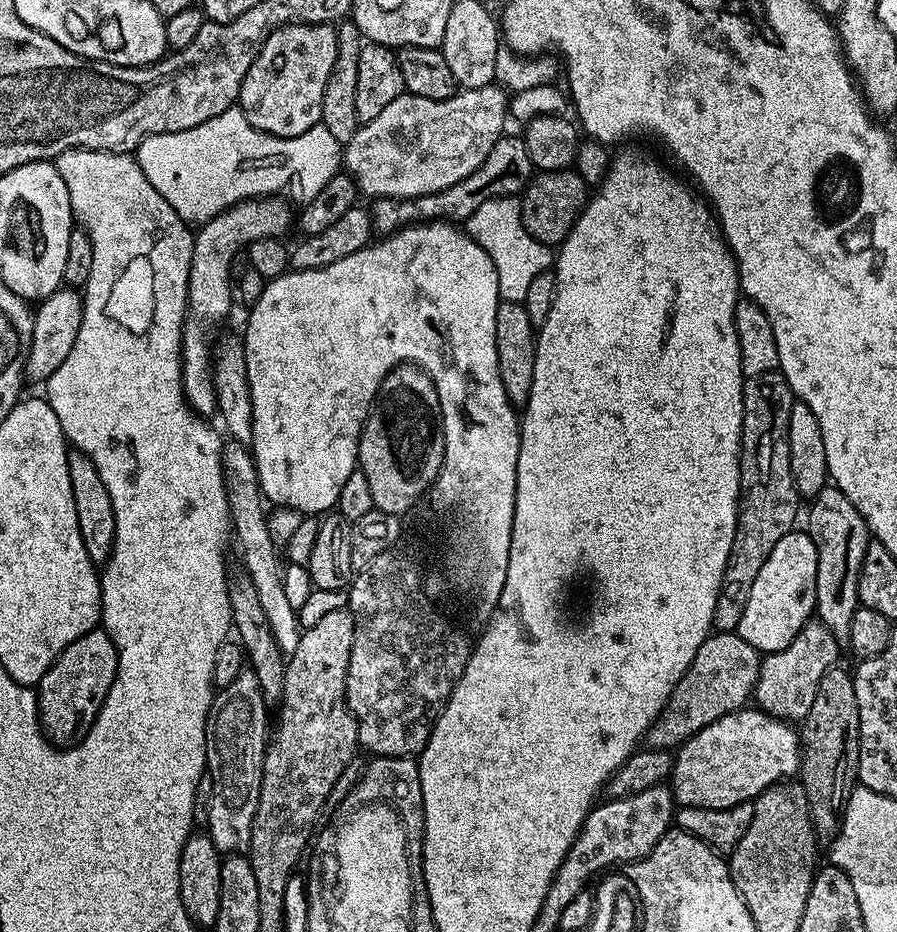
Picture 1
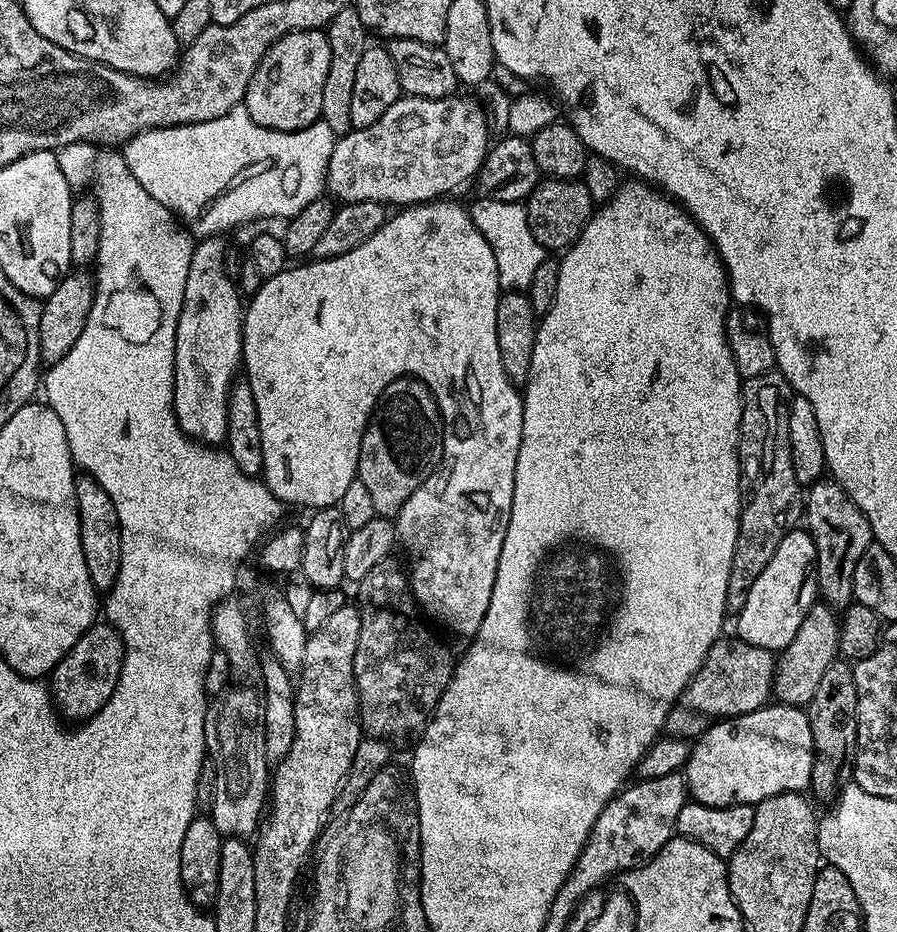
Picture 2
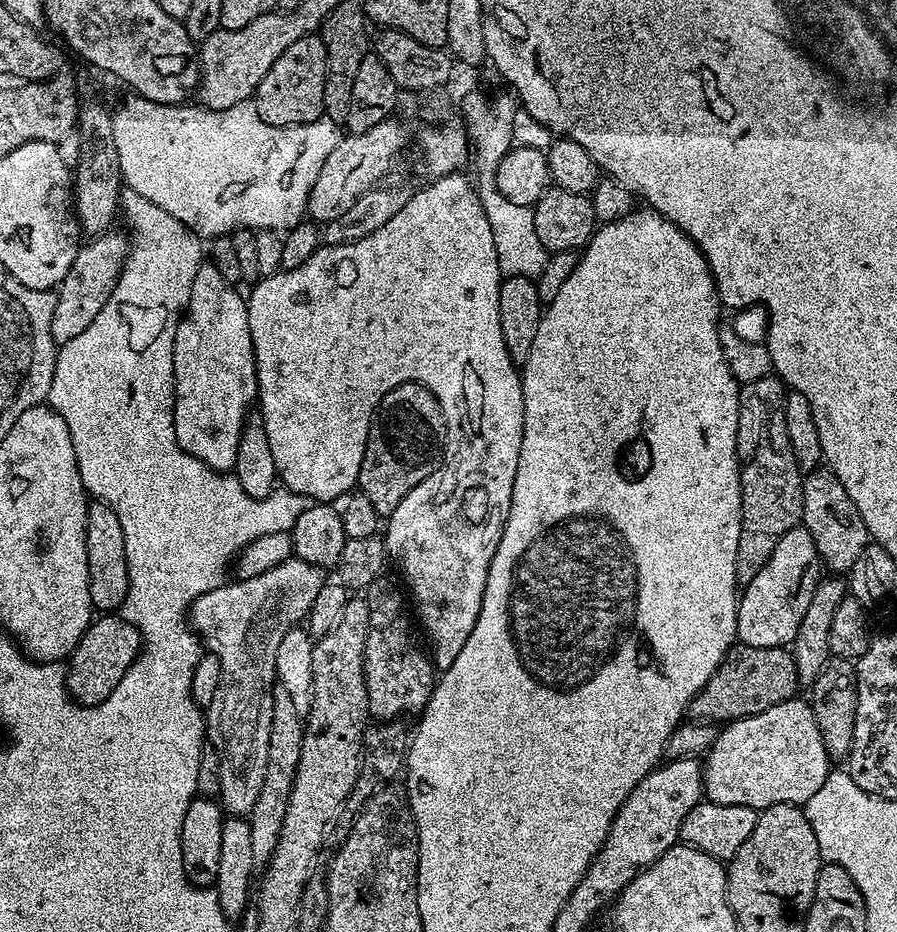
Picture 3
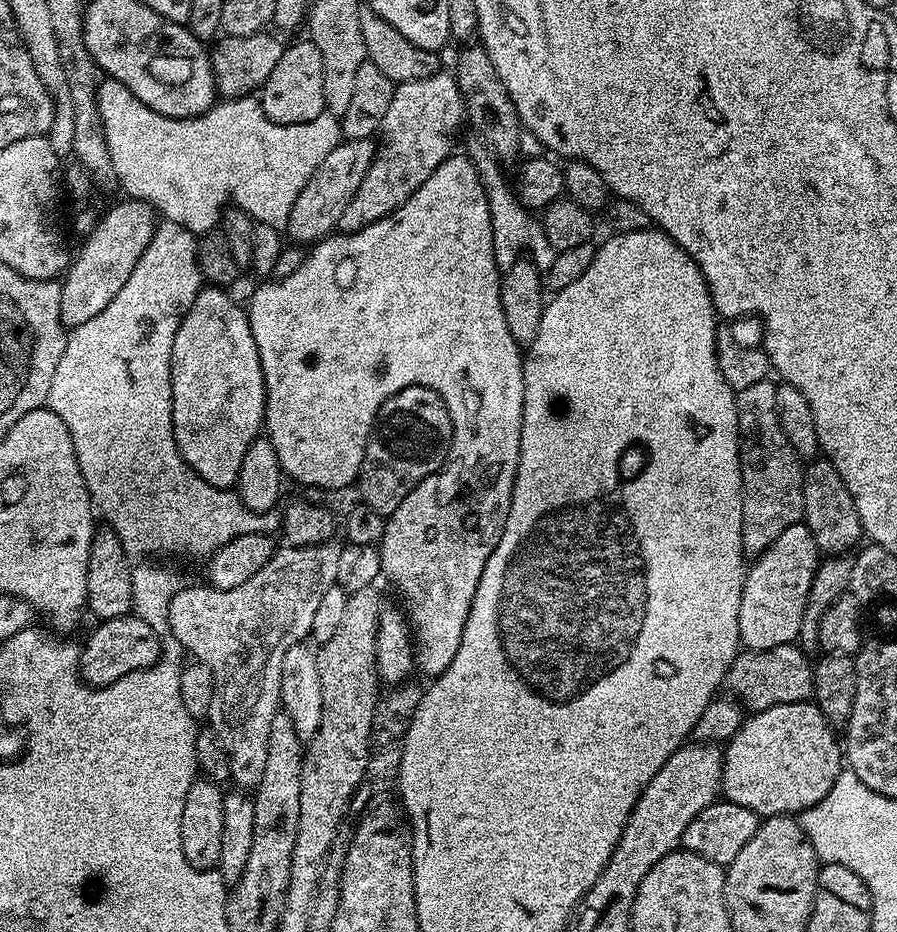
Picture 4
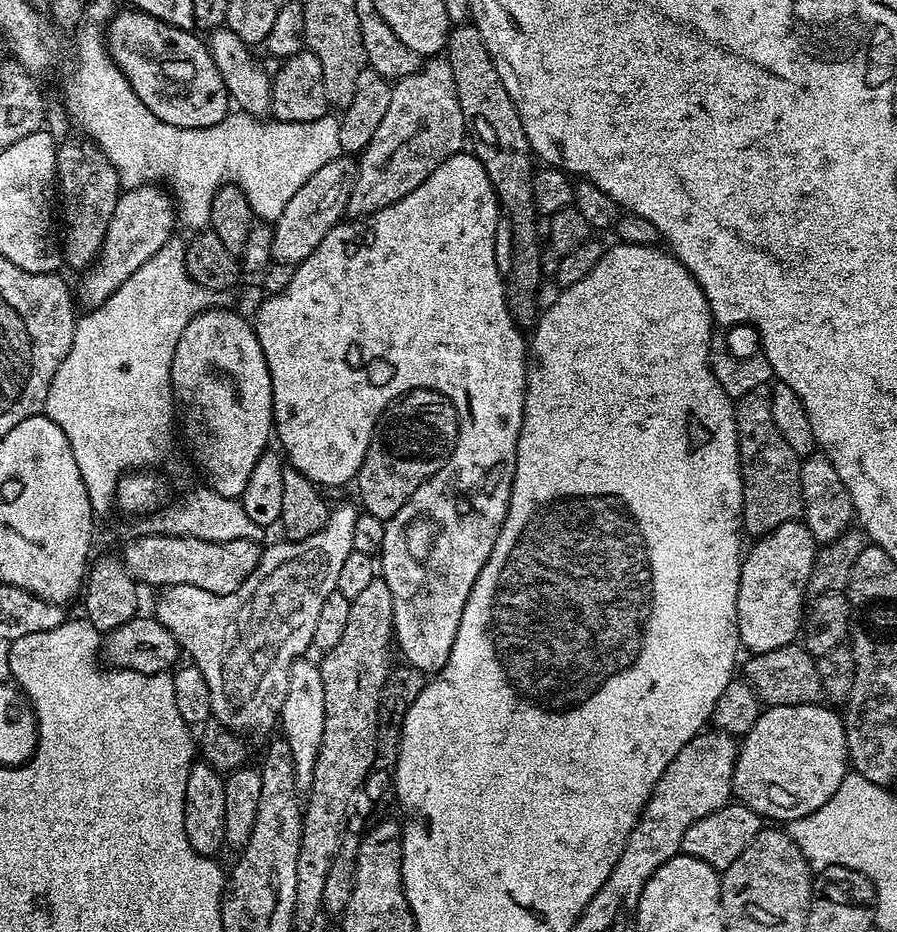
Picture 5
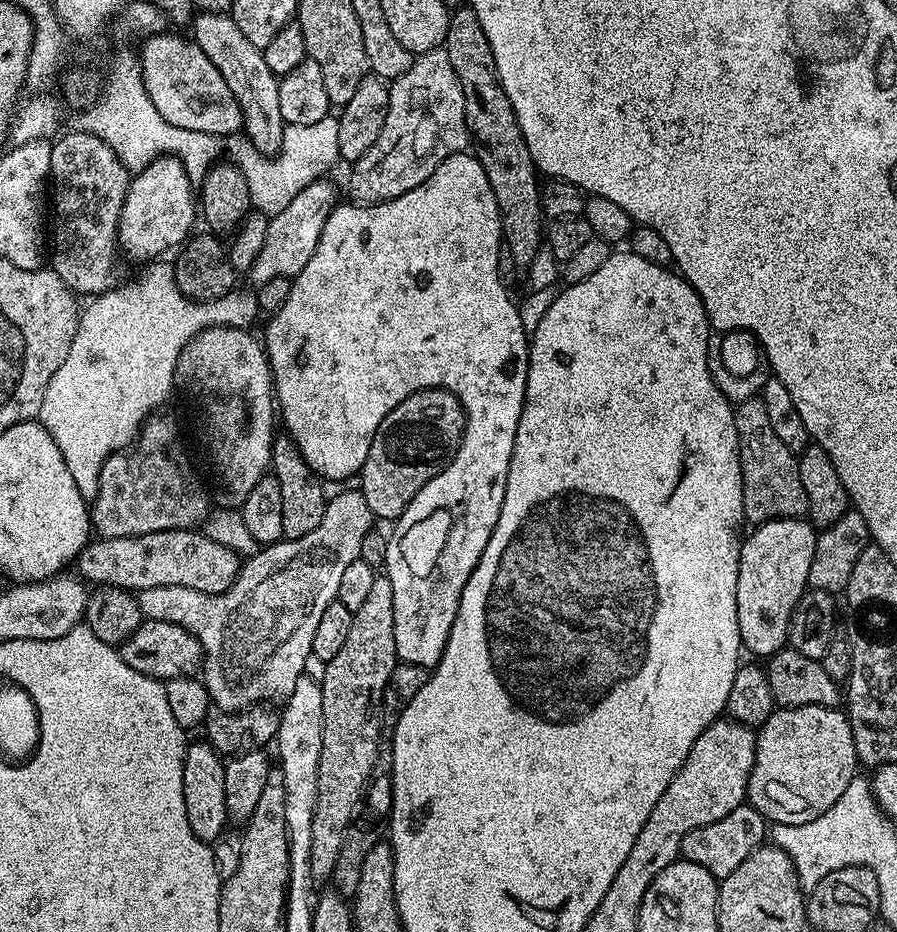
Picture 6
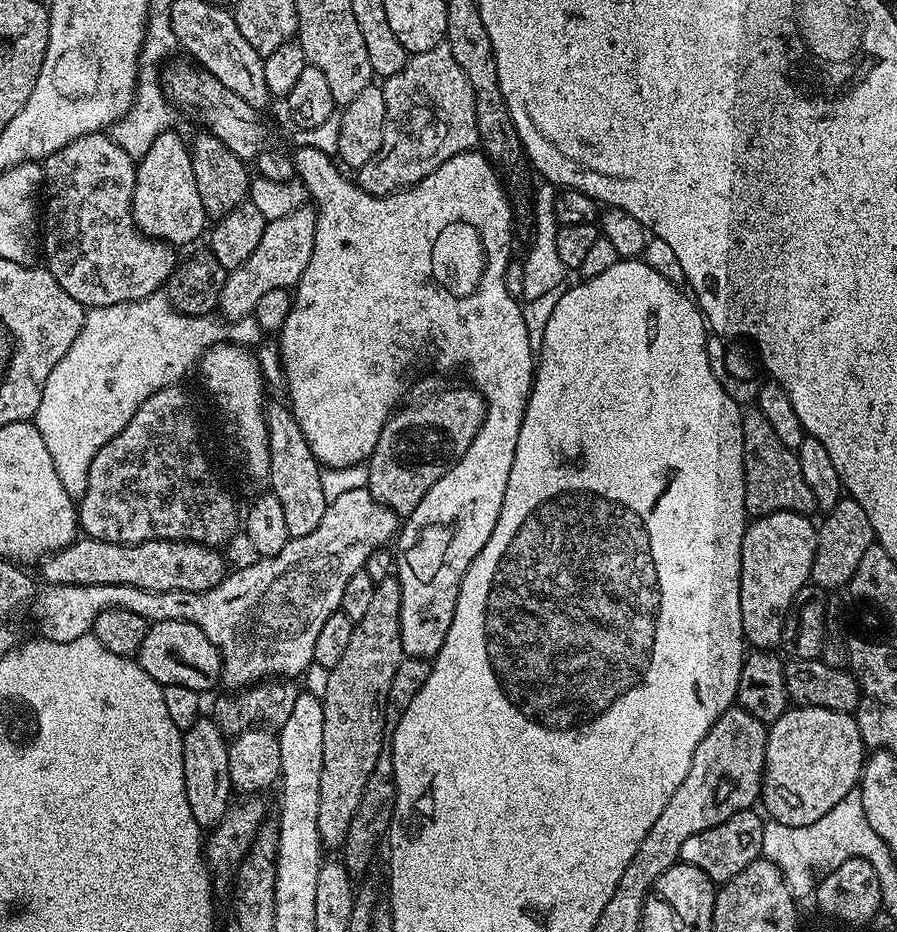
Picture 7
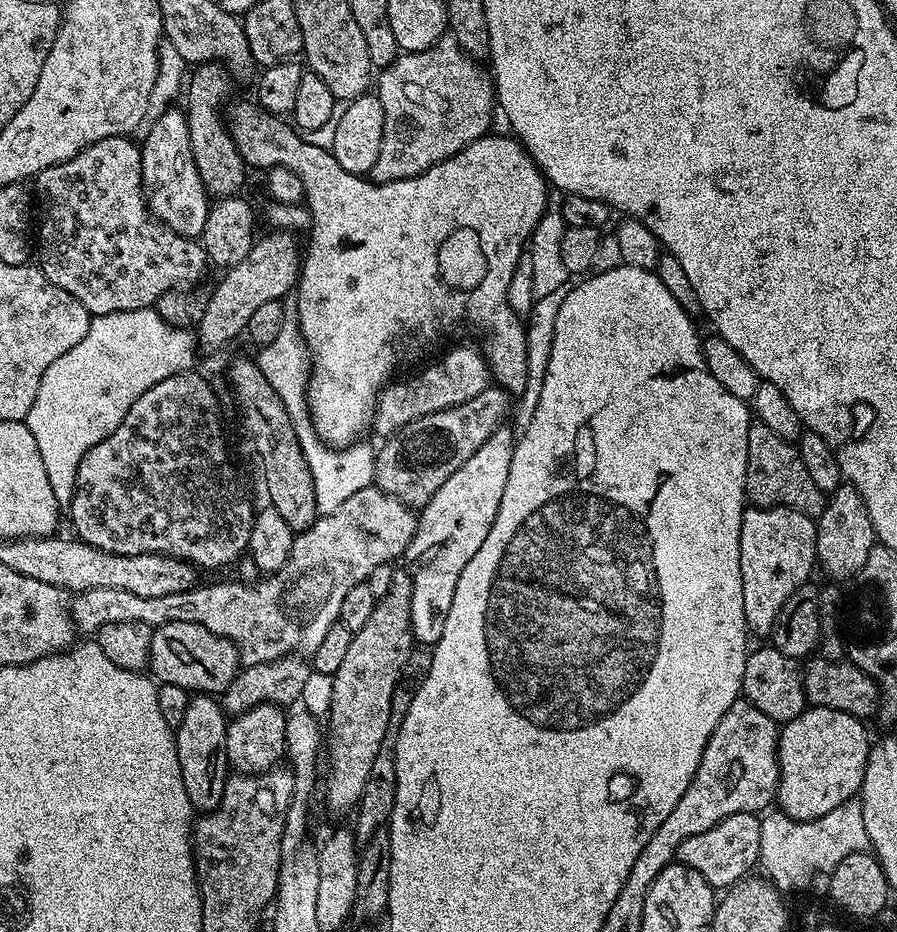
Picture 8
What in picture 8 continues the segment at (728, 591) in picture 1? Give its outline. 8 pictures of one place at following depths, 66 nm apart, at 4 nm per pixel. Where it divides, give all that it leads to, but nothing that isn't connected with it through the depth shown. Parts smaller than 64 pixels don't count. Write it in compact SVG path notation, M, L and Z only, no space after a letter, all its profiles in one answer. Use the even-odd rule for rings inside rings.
M749 423L746 438L746 486L744 494L749 505L758 508L793 508L807 516L818 518L826 503L826 494L818 490L814 478L802 462L799 447L791 440L778 438L770 426Z

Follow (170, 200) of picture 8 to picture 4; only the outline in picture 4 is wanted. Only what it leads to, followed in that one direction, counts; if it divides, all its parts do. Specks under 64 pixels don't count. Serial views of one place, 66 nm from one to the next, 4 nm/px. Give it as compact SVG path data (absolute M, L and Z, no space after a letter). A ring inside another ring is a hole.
M120 198L120 201L95 221L90 235L80 248L80 253L71 257L67 272L63 273L60 293L62 294L62 322L65 329L71 330L90 322L90 318L102 314L106 306L126 286L126 278L134 274L138 258L150 246L156 232L158 213L144 200Z

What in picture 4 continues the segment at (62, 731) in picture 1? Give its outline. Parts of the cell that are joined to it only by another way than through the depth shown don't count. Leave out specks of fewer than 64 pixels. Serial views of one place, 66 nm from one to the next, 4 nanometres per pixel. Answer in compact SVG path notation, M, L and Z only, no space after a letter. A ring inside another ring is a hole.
M135 614L119 616L118 618L99 621L95 626L97 628L89 634L88 641L83 641L80 650L80 674L86 684L93 686L113 684L121 680L126 674L154 666L162 655L161 633L154 631L150 622L146 622L141 616Z

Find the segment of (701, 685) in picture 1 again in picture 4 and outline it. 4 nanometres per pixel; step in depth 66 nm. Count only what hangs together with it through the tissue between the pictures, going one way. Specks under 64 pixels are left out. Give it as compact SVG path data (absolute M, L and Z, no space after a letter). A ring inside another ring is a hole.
M795 643L757 652L741 650L736 653L723 687L739 700L749 713L770 710L770 706L779 704L803 704L812 696L813 667L809 653Z

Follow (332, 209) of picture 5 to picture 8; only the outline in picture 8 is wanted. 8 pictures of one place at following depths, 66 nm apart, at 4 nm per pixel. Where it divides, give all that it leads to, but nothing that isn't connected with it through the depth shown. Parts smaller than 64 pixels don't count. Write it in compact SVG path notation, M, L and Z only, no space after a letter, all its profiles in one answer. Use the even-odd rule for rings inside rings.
M272 230L268 237L257 239L250 254L238 262L238 266L227 269L220 285L207 297L206 314L198 326L198 340L208 348L220 348L228 344L236 335L243 333L254 310L260 309L266 302L283 301L288 292L296 288L300 278L302 248L296 245L291 231Z

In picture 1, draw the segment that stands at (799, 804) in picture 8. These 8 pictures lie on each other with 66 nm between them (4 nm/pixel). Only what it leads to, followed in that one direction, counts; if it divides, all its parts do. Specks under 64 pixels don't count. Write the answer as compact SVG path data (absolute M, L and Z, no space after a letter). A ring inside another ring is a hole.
M745 706L738 712L710 722L710 726L698 730L698 734L675 749L670 787L675 803L685 808L729 808L755 801L773 784L795 777L799 773L801 759L800 734L789 721L778 720L755 706Z

